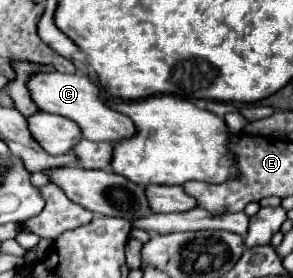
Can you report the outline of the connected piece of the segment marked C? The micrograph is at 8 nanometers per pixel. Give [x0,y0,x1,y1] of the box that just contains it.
[28,72,136,144]

